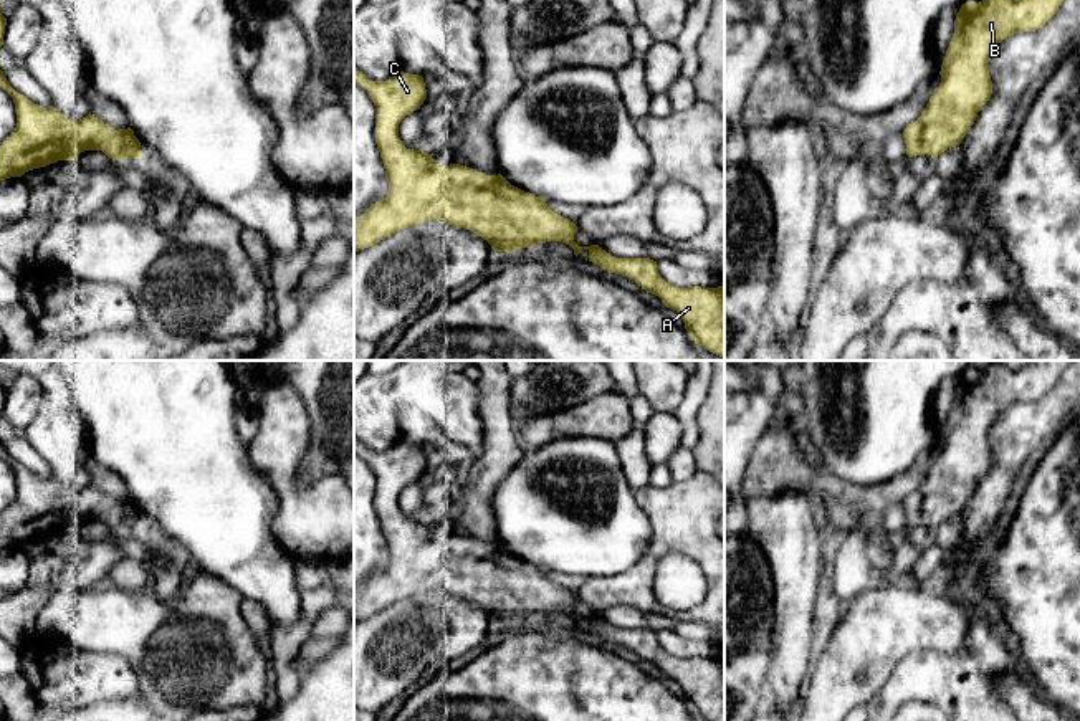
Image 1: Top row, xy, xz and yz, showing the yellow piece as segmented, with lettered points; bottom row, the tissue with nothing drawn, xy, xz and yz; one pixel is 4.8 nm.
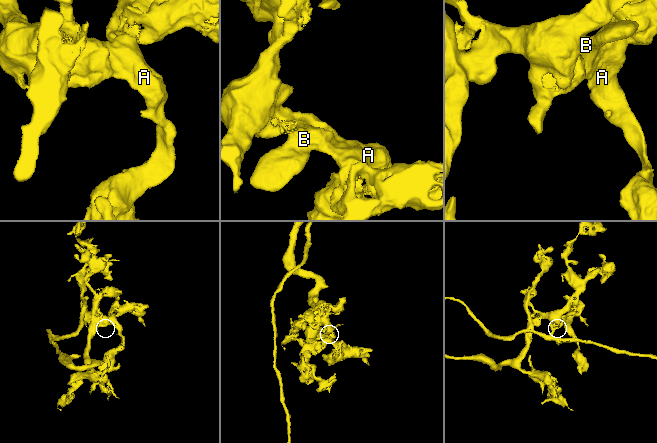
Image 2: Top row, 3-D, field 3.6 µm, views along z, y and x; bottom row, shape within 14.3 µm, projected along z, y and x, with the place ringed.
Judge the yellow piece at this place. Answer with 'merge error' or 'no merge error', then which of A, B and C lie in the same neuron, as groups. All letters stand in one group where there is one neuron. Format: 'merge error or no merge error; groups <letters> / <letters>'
no merge error; groups A B C

